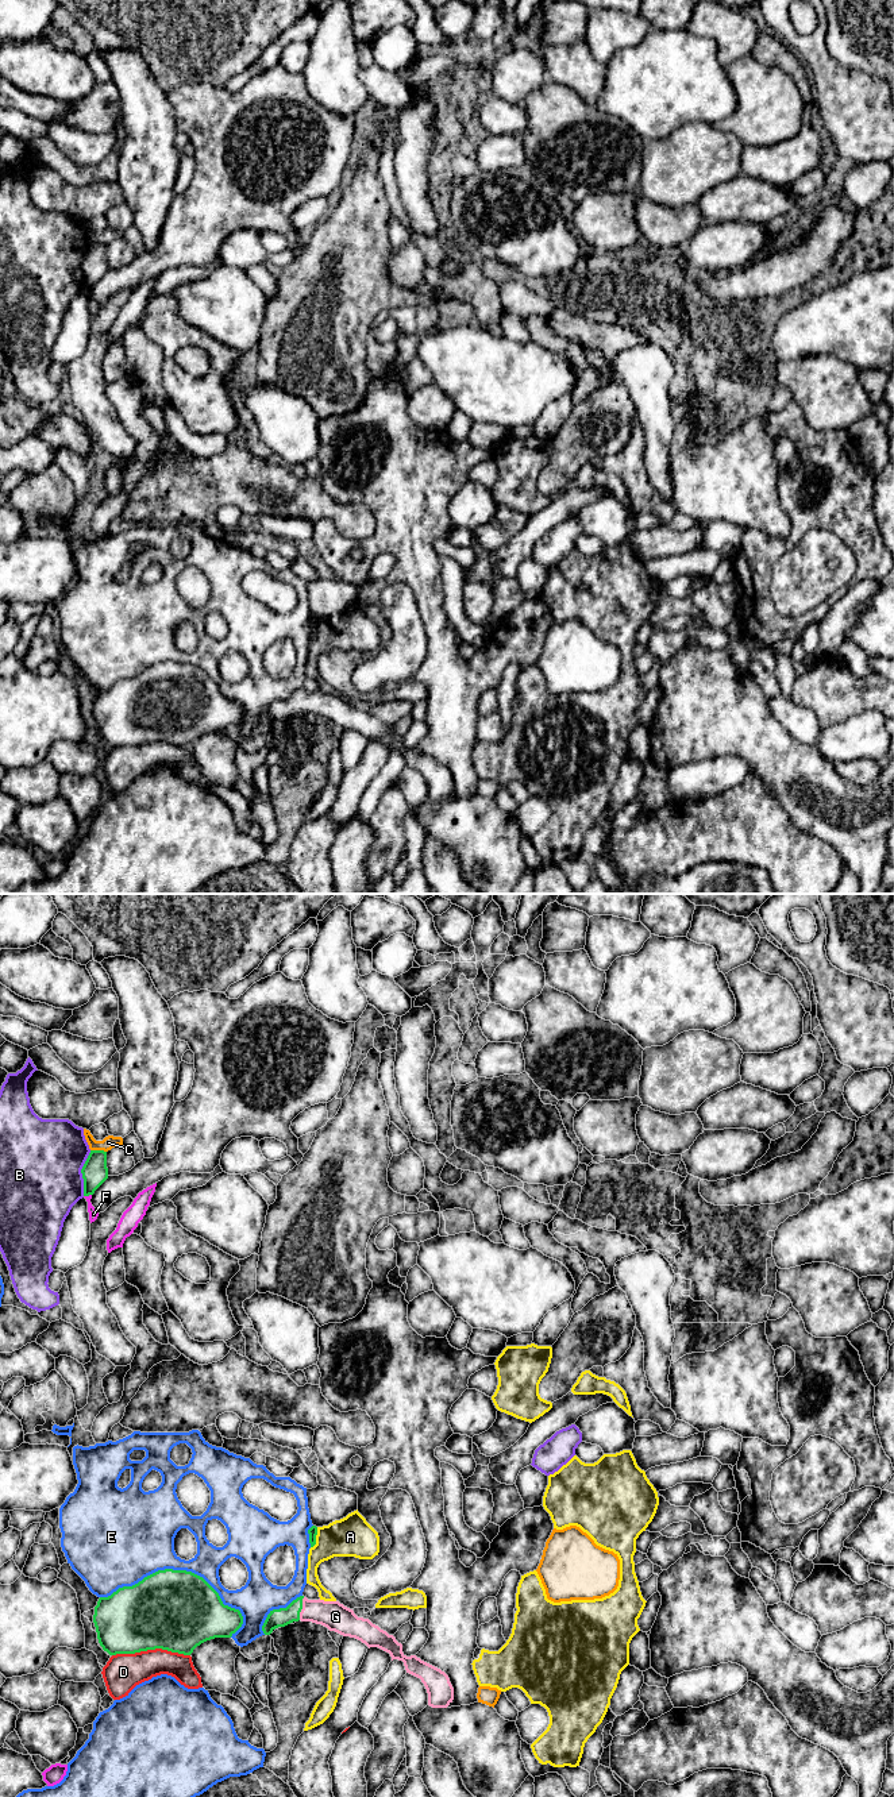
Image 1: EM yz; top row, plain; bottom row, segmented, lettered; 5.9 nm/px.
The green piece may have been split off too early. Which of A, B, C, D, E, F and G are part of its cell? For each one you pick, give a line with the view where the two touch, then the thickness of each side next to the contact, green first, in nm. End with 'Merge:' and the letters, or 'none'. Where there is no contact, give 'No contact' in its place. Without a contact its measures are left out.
G: Touches green in yz. Thickness 110 nm (green) against 170 nm
Merge: G

